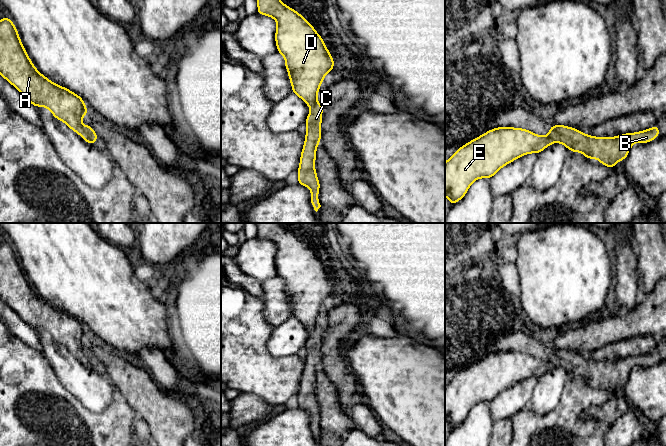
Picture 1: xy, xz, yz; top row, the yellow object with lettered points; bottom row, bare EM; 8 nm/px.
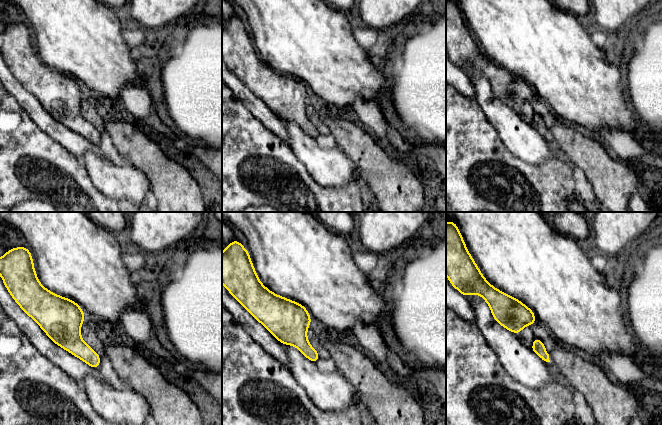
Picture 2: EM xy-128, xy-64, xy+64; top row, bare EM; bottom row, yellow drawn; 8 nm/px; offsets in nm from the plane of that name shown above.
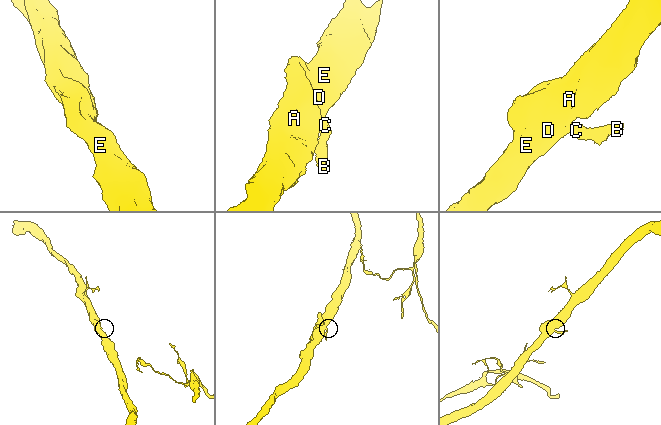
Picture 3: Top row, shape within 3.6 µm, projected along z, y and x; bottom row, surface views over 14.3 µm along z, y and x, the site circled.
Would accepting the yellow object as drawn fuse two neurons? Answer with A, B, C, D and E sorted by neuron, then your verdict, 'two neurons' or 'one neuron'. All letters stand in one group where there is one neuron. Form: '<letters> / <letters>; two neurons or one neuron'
A D E / B C; two neurons

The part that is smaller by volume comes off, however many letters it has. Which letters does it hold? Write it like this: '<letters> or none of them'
B, C

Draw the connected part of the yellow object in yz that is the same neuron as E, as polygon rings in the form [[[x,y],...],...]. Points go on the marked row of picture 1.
[[[497,127],[461,146],[445,162],[445,196],[450,206],[465,197],[475,180],[491,179],[503,166],[526,154],[539,154],[552,143],[549,135],[540,136],[523,128]]]

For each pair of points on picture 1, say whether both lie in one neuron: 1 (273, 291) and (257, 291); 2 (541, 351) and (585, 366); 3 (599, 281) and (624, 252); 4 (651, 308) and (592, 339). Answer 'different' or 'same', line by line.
1: different
2: same
3: different
4: same

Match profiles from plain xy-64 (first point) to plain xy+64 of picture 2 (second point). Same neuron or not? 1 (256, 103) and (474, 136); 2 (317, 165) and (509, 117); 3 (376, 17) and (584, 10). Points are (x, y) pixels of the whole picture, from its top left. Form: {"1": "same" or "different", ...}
{"1": "different", "2": "same", "3": "different"}

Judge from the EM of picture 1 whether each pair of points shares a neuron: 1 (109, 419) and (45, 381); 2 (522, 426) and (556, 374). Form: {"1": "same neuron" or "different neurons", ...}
{"1": "same neuron", "2": "different neurons"}

